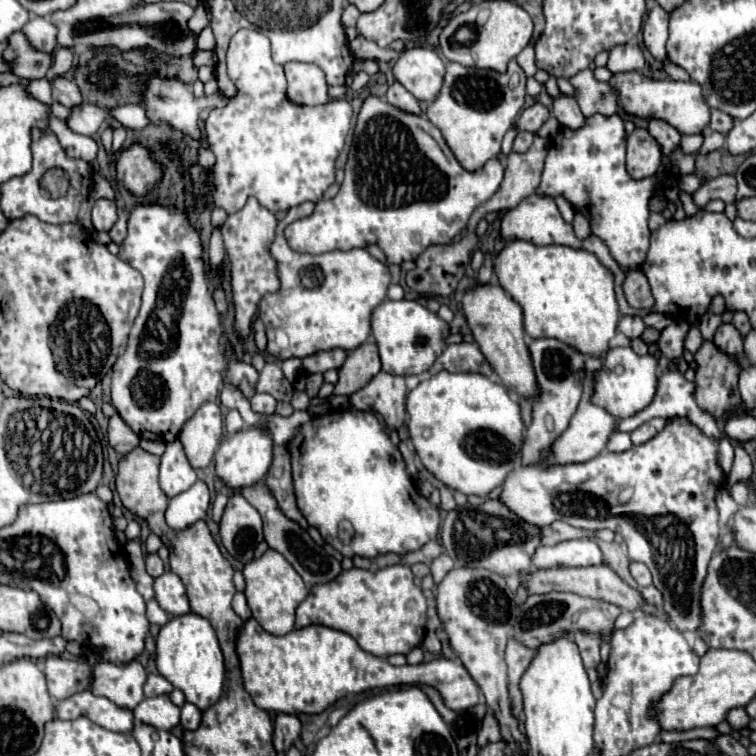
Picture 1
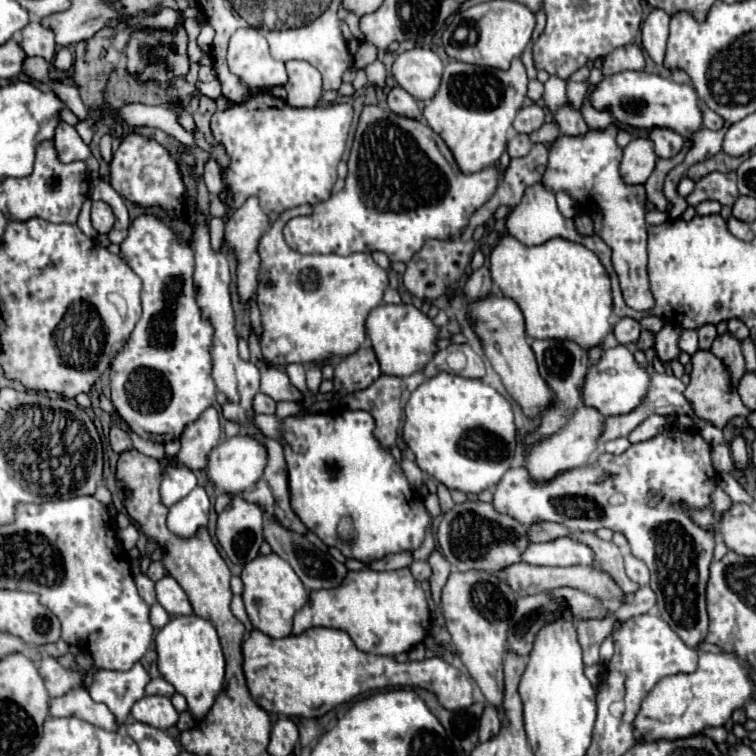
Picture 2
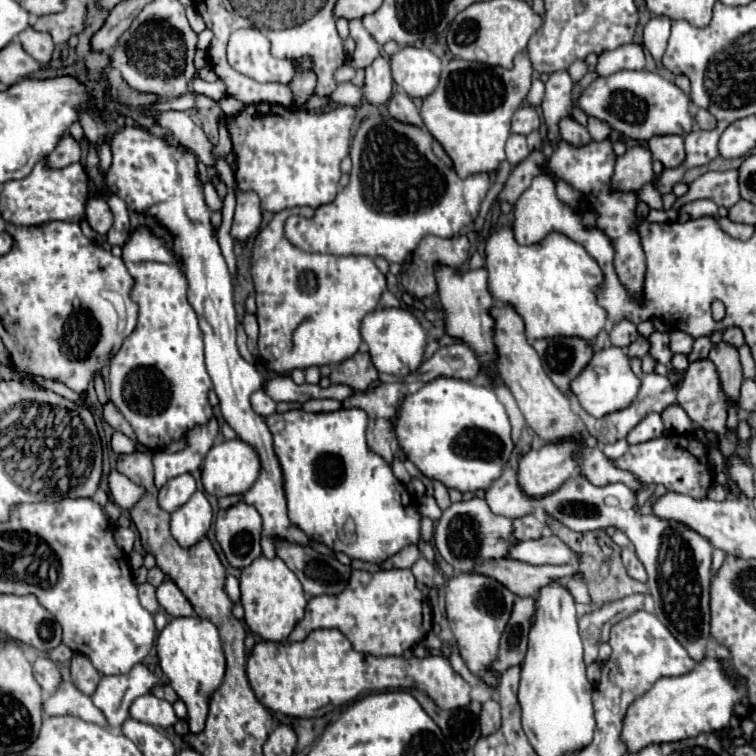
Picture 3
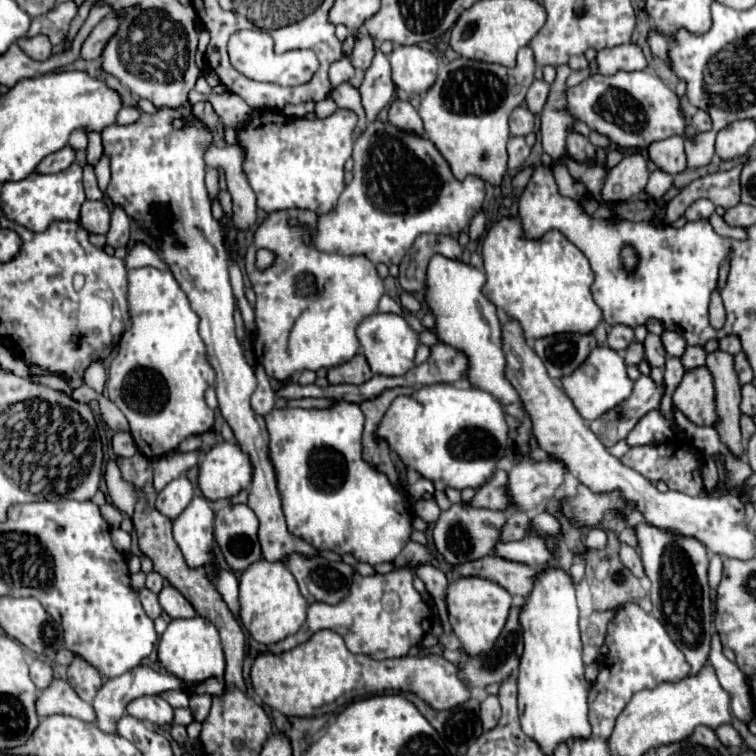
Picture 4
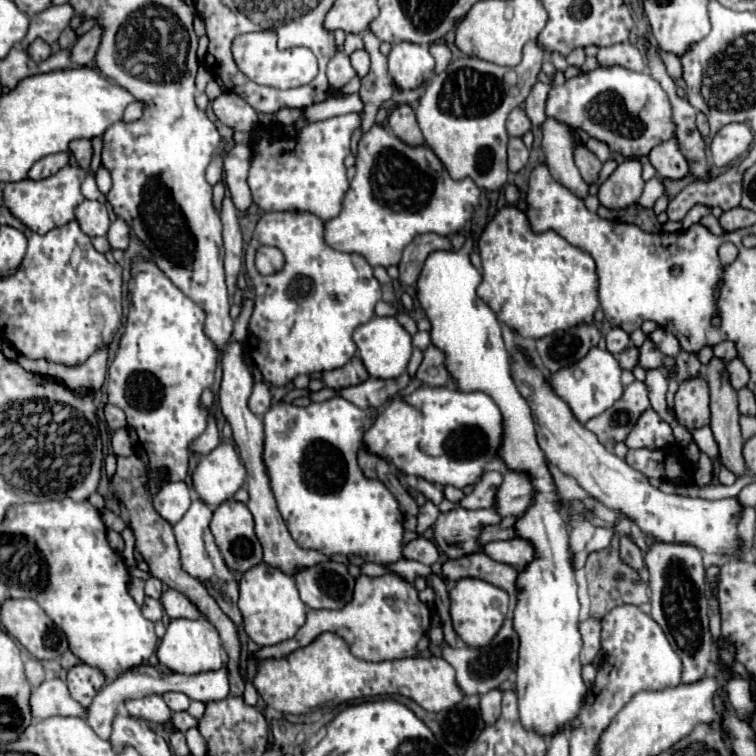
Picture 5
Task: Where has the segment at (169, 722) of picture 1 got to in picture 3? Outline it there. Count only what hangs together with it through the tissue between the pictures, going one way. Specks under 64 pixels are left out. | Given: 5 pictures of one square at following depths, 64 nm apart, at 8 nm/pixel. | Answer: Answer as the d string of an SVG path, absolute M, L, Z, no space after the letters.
M144 694L140 698L136 698L130 706L130 716L134 720L158 726L158 728L168 728L176 724L176 714L172 704L168 704L166 700L160 700L152 694Z

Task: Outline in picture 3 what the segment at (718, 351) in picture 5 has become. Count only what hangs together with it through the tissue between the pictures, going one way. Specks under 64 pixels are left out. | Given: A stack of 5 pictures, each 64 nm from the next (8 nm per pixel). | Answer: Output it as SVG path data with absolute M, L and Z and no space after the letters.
M732 326L732 328L726 328L724 332L724 342L730 342L732 346L740 348L744 344L744 332L740 332L740 328Z

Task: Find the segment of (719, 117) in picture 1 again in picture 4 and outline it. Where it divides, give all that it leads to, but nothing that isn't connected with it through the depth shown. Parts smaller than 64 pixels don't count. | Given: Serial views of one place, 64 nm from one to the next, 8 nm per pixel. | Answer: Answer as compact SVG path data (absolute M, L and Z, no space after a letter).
M698 110L698 112L692 116L692 124L698 128L698 132L712 130L712 120L710 120L708 112L704 112L704 110Z

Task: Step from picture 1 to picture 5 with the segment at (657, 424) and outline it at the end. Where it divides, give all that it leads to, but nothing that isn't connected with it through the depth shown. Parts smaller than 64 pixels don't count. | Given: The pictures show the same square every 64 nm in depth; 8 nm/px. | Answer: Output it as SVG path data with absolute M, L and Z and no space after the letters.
M648 408L638 422L634 424L632 432L624 440L628 448L666 448L674 442L672 428L652 410Z

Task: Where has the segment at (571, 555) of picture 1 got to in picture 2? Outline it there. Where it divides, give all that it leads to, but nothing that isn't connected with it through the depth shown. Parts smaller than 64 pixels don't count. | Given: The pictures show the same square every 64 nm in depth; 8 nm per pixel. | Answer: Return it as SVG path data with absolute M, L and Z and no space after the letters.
M558 538L554 542L544 544L530 544L522 556L526 564L536 566L576 566L594 562L594 550L572 538Z

